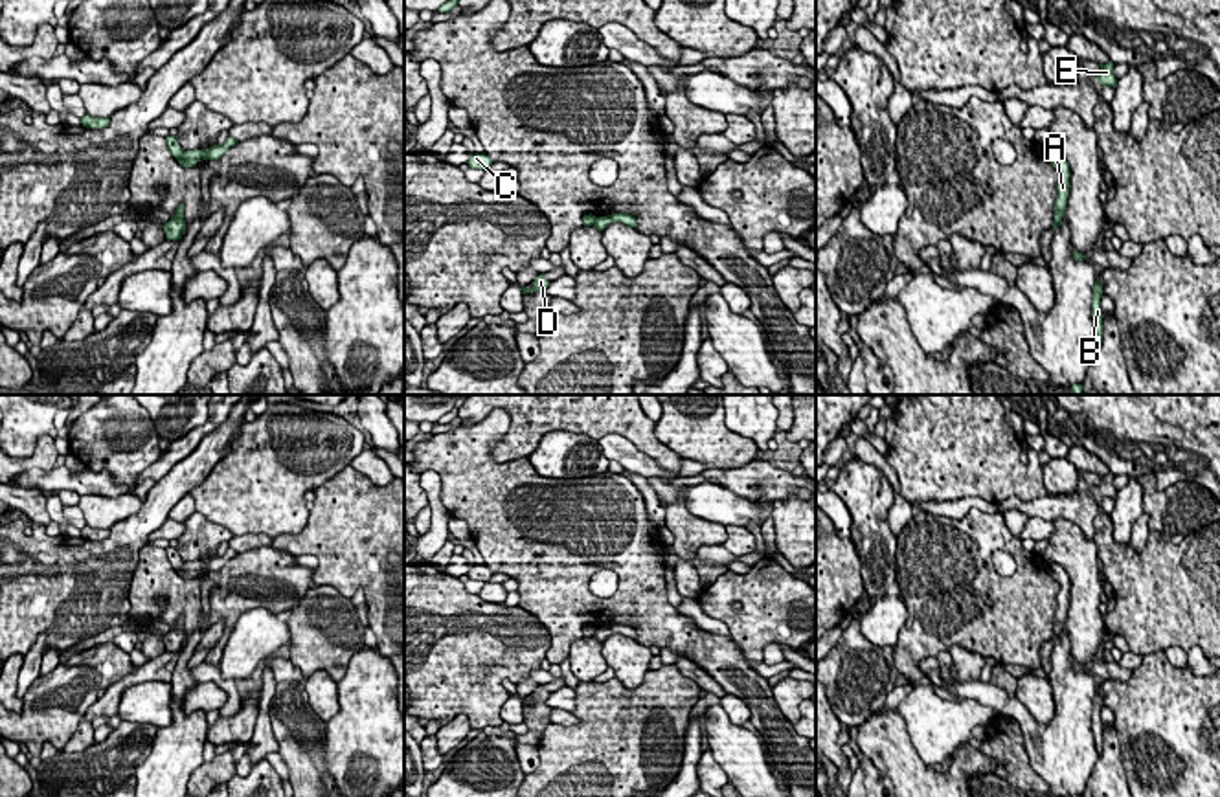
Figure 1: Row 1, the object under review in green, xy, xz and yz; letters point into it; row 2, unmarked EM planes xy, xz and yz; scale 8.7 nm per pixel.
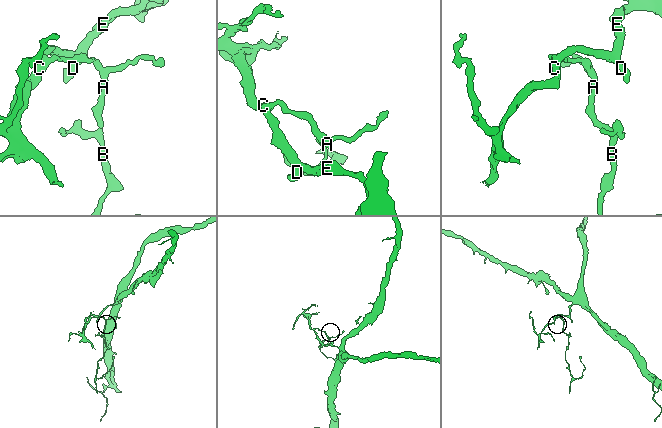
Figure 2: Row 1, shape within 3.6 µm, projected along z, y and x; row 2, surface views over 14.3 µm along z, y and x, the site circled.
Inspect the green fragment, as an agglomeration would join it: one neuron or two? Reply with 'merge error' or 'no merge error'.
merge error

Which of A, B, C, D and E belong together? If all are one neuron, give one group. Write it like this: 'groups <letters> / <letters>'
groups A B / C D E

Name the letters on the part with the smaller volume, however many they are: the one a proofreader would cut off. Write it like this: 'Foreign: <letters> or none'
Foreign: A, B

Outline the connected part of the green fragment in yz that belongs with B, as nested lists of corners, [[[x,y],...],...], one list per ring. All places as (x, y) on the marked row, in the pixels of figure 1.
[[[1097,277],[1095,286],[1093,286],[1093,299],[1091,299],[1091,318],[1093,318],[1093,325],[1095,325],[1095,338],[1097,343],[1102,342],[1102,309],[1101,309],[1101,297],[1102,297],[1102,285]]]

